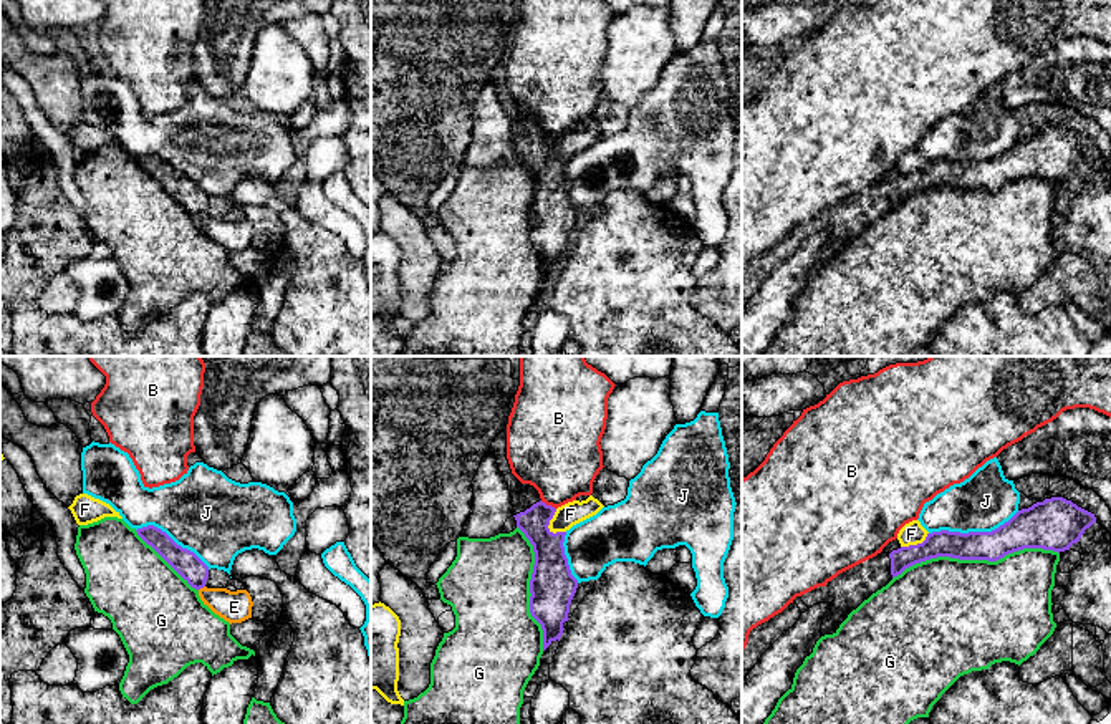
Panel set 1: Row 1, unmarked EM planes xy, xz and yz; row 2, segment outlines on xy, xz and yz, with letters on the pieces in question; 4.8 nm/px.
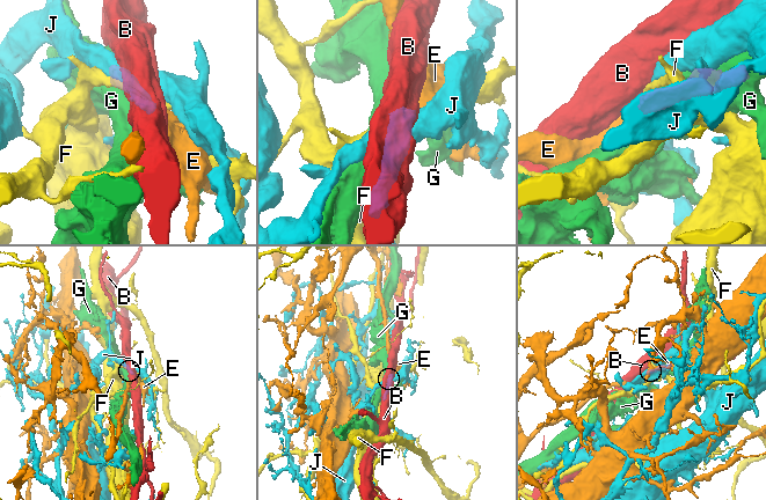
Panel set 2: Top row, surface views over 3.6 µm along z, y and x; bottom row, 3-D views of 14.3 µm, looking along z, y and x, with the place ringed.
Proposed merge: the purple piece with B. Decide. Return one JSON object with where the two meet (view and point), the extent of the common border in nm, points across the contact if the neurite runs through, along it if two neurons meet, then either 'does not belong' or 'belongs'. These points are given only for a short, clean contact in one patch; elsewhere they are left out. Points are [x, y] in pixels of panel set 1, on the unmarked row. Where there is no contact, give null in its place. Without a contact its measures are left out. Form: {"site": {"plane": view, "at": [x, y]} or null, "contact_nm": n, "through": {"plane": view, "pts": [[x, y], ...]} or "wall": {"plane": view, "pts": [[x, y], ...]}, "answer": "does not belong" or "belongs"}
{"site": {"plane": "xz", "at": [548, 135]}, "contact_nm": 90, "wall": {"plane": "xz", "pts": [[540, 130], [555, 138]]}, "answer": "does not belong"}

